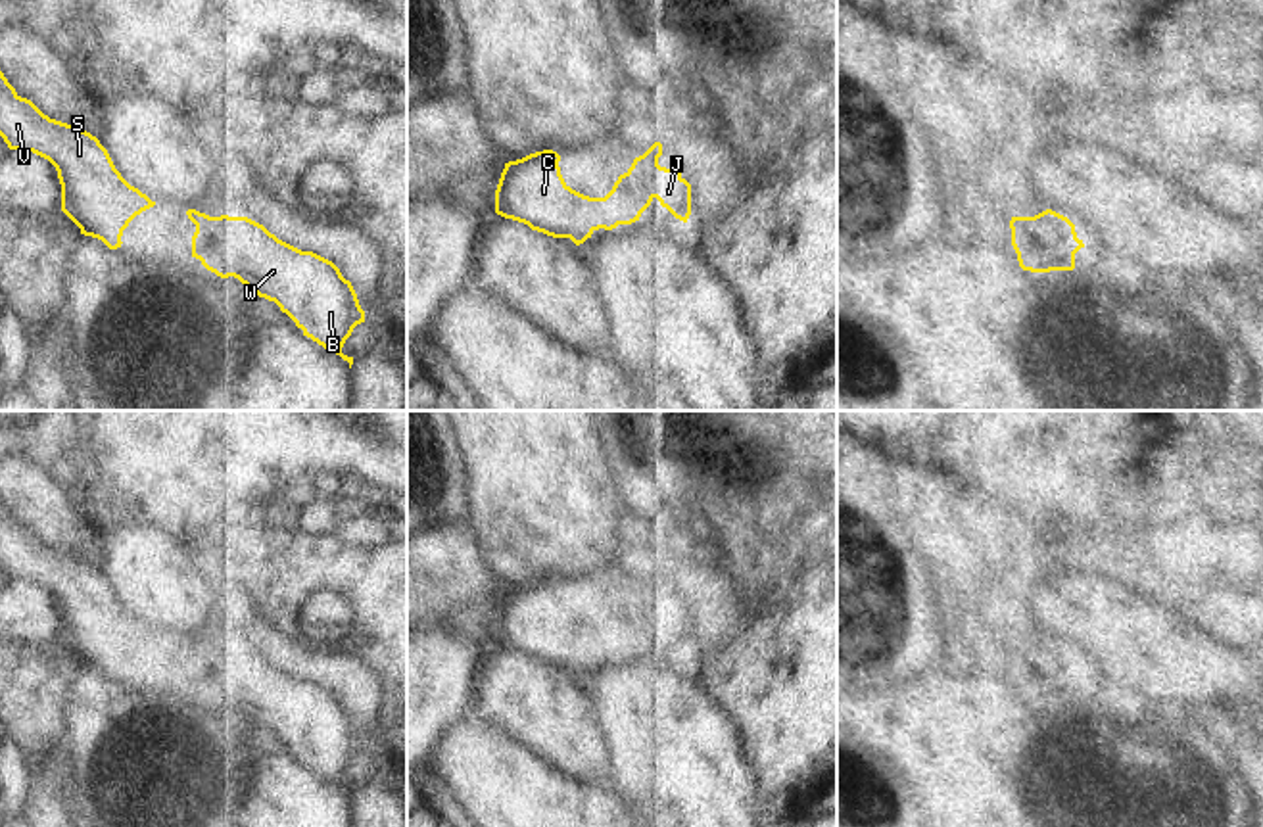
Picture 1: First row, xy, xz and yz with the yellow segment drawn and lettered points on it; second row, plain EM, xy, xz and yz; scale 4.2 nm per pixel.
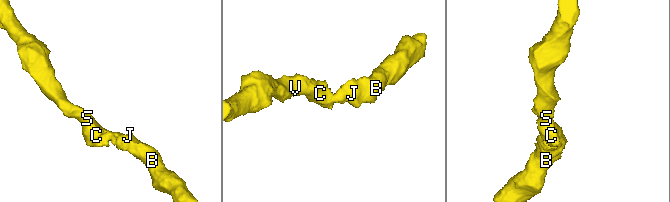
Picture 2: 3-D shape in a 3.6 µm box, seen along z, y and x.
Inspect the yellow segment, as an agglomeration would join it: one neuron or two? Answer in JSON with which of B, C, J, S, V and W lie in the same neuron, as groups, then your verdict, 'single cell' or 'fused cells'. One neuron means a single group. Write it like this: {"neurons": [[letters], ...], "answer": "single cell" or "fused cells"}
{"neurons": [["B", "C", "J", "S", "V", "W"]], "answer": "single cell"}

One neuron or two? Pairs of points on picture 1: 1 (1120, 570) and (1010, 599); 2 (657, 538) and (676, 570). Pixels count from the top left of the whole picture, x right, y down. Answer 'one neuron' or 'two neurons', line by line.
1: two neurons
2: two neurons

